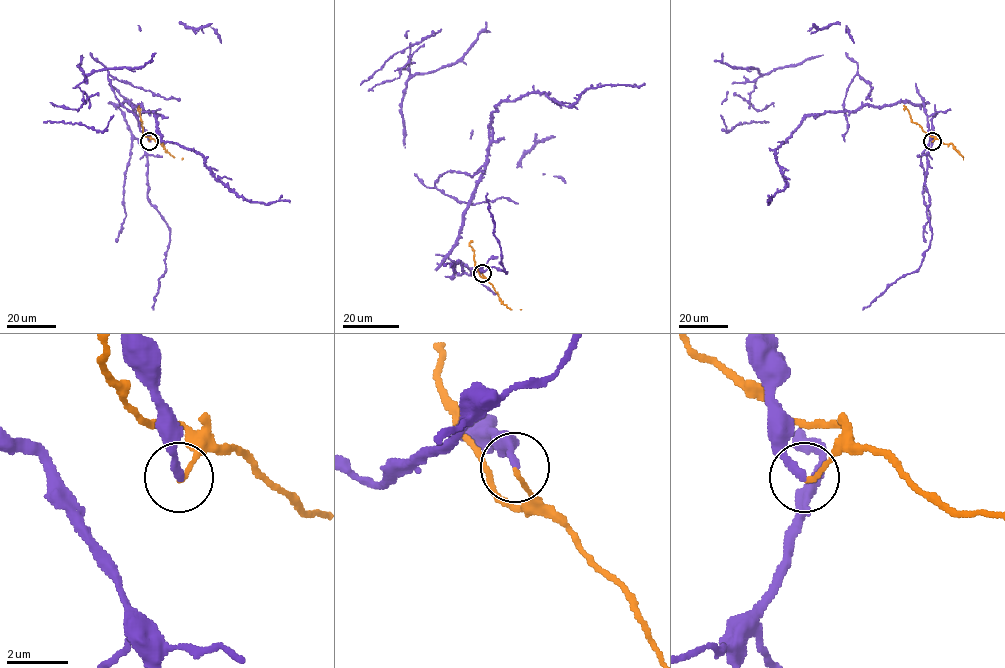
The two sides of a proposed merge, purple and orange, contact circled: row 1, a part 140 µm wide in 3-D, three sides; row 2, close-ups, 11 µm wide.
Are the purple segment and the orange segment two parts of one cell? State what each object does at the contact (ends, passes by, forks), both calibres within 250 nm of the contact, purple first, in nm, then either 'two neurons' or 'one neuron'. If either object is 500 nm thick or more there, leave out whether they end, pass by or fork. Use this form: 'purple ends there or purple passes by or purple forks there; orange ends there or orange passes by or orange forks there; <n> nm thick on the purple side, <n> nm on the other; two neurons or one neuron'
purple ends there; orange ends there; 240 nm thick on the purple side, 130 nm on the other; two neurons

